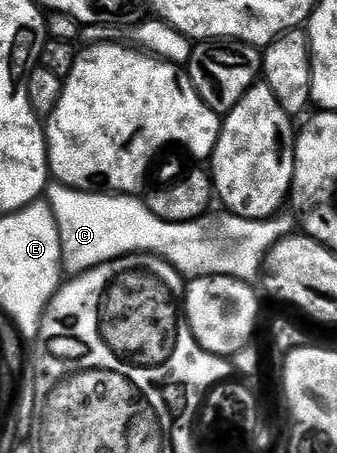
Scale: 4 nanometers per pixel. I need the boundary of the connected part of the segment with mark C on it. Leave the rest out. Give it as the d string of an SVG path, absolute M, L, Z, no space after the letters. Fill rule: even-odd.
M55 180L49 183L46 200L59 228L62 268L70 276L128 254L148 253L166 259L181 277L188 280L232 277L250 284L259 279L270 247L292 230L284 216L263 220L244 217L234 220L234 215L231 218L208 217L195 226L164 221L150 212L147 203L135 195L78 190Z

